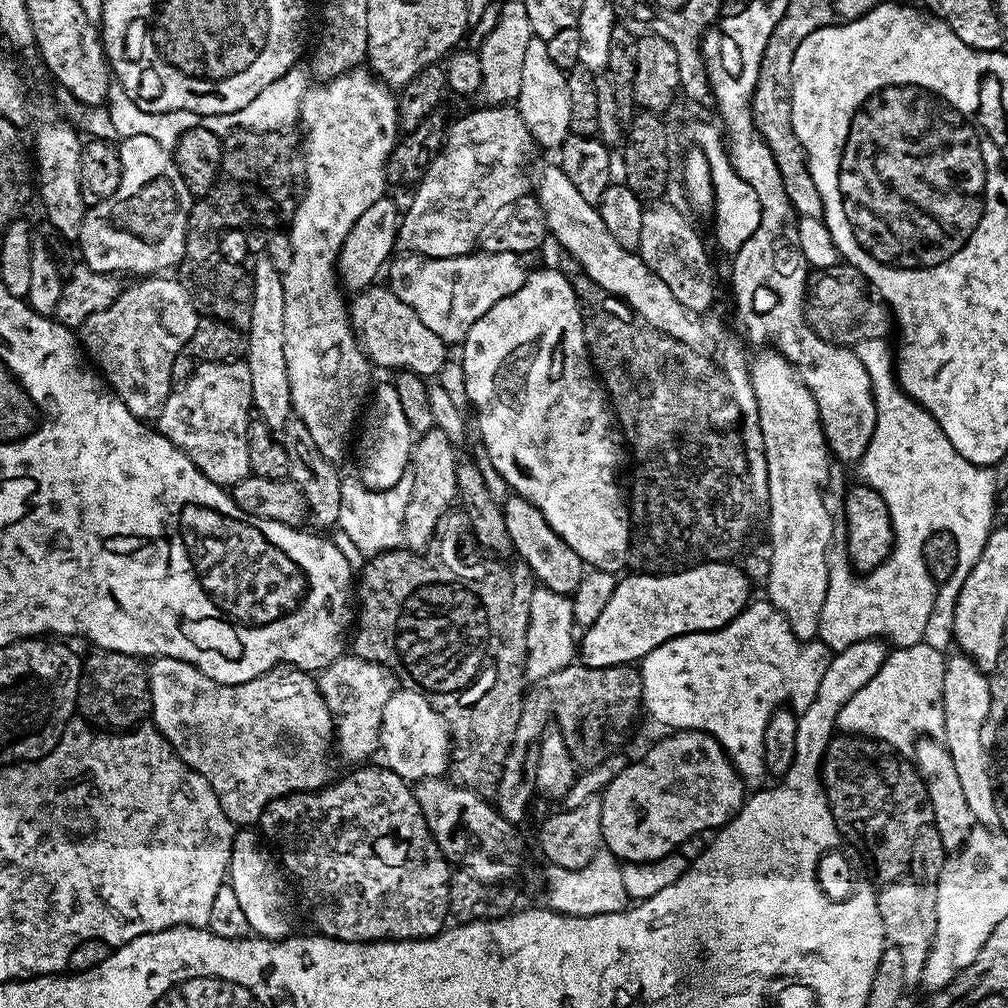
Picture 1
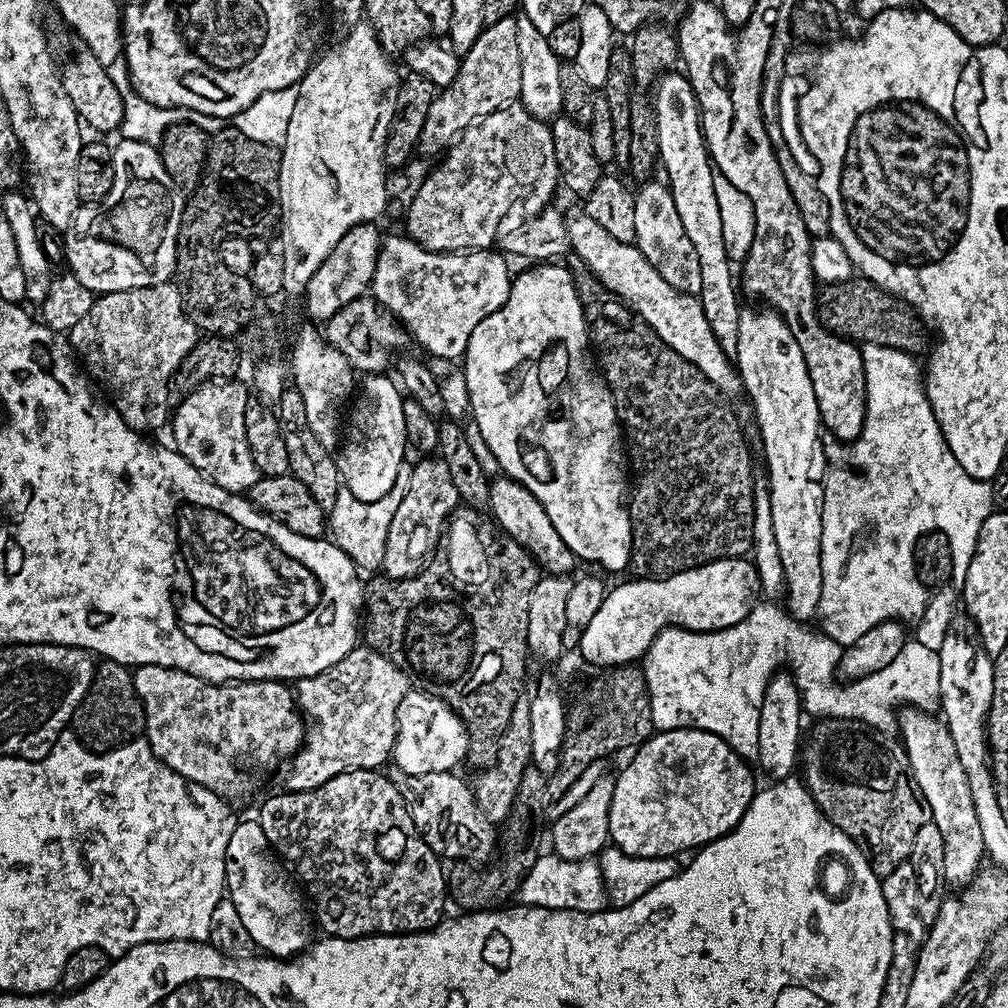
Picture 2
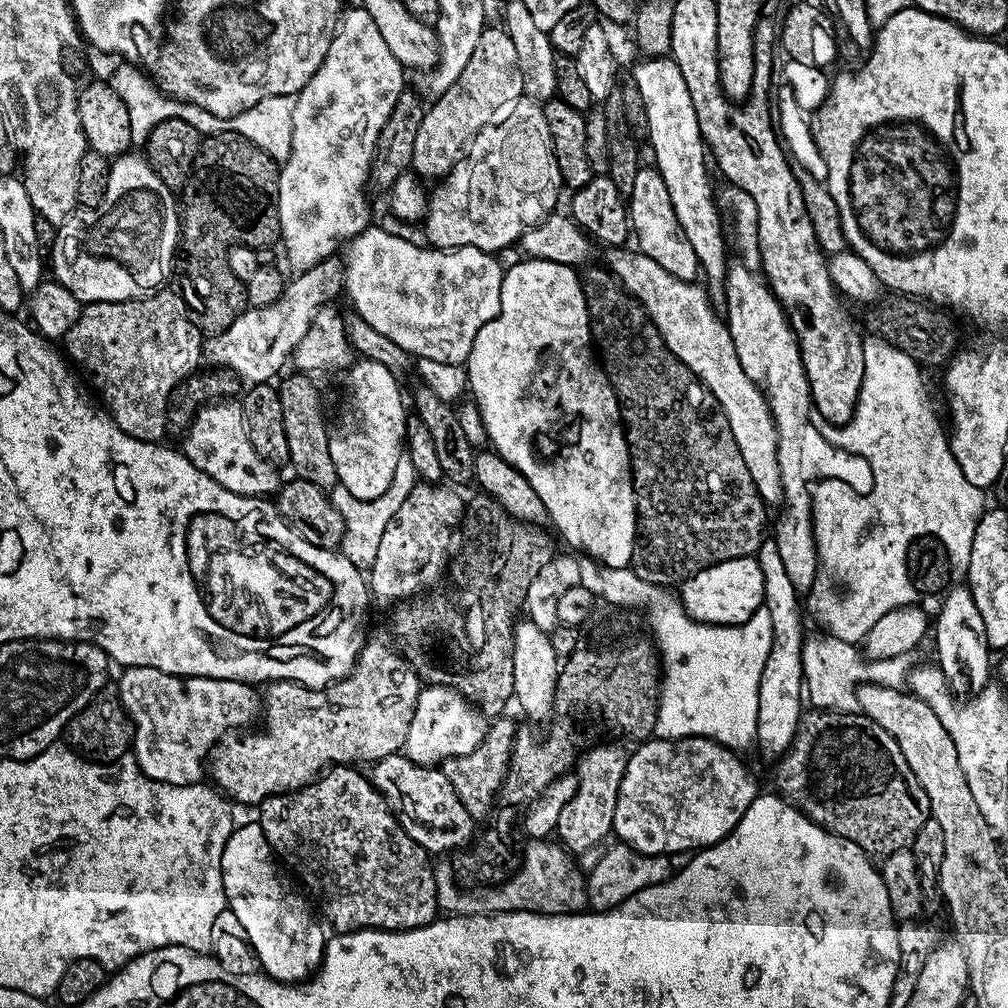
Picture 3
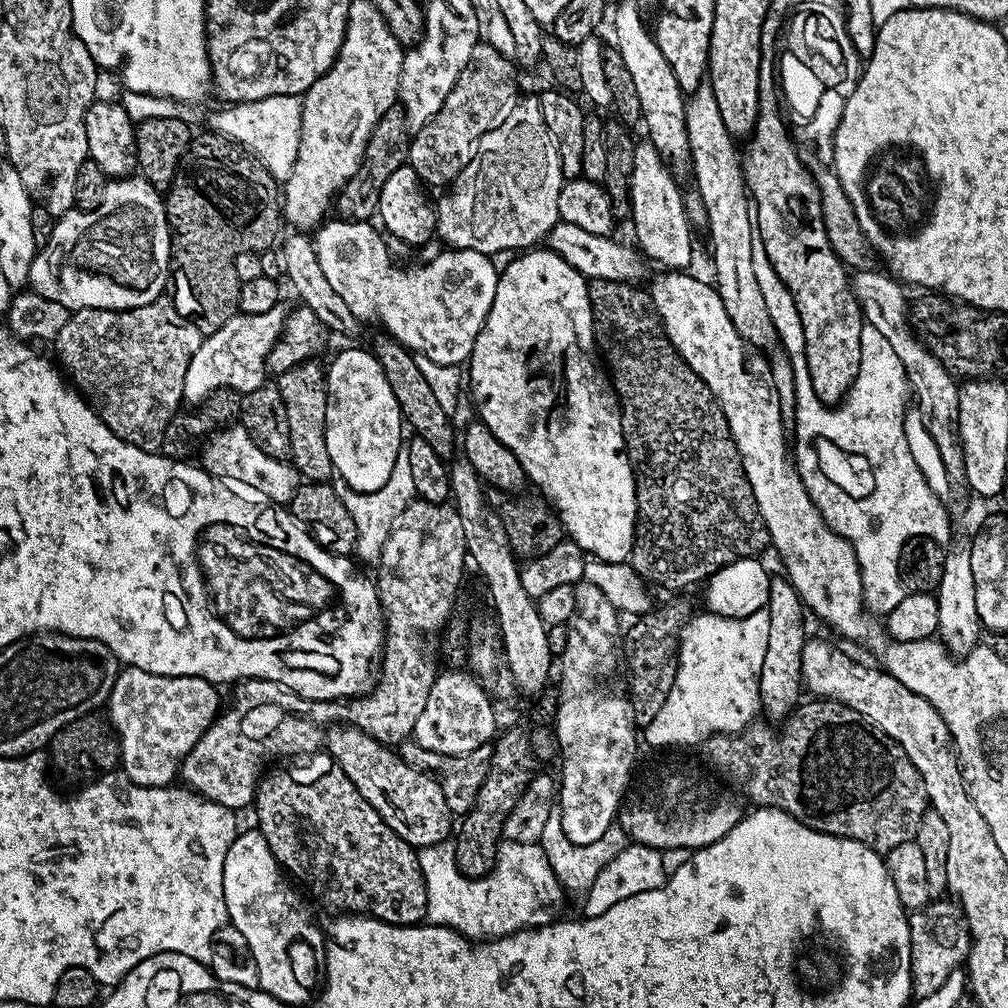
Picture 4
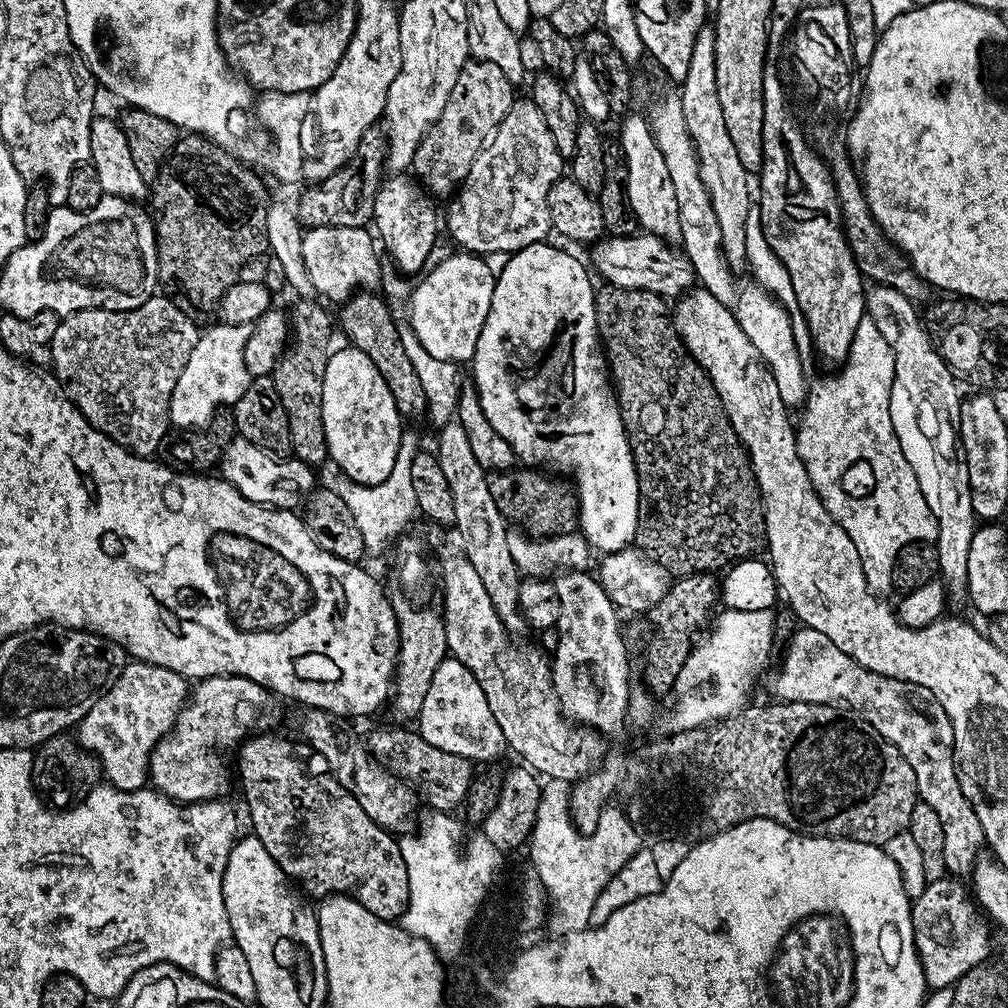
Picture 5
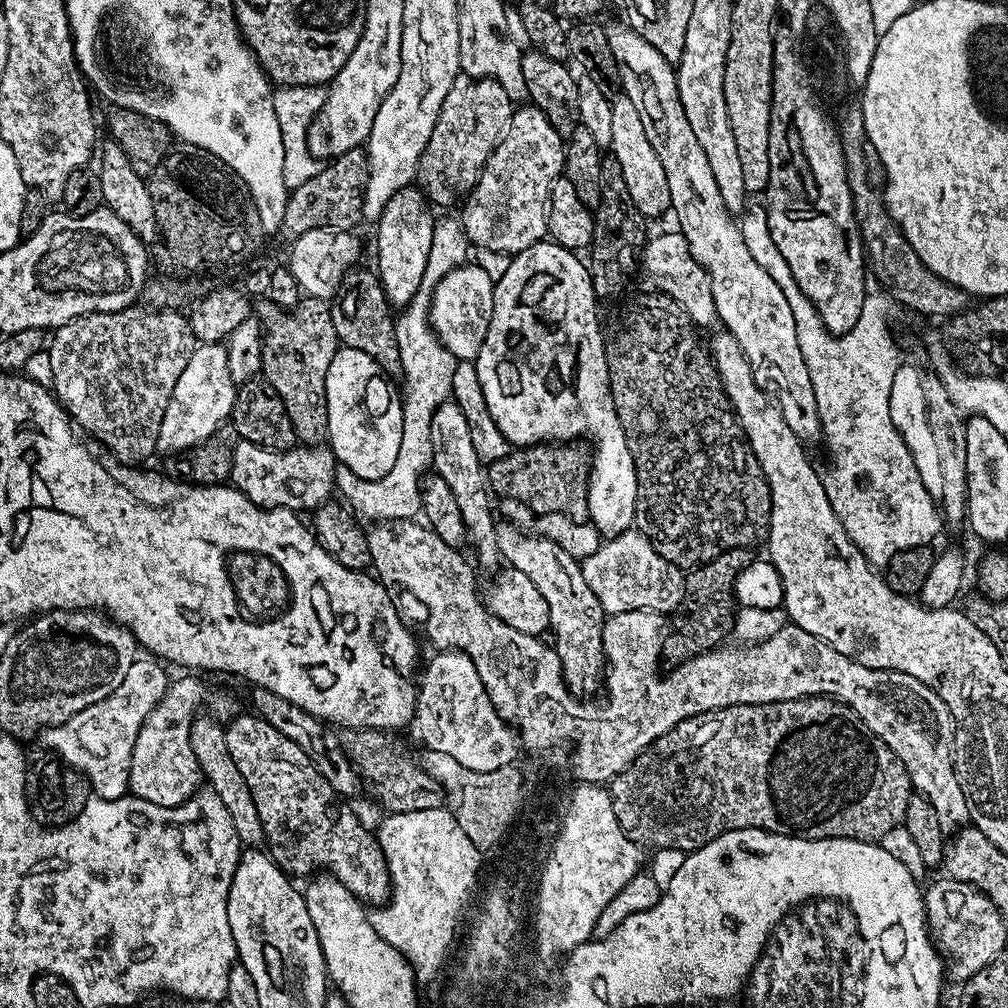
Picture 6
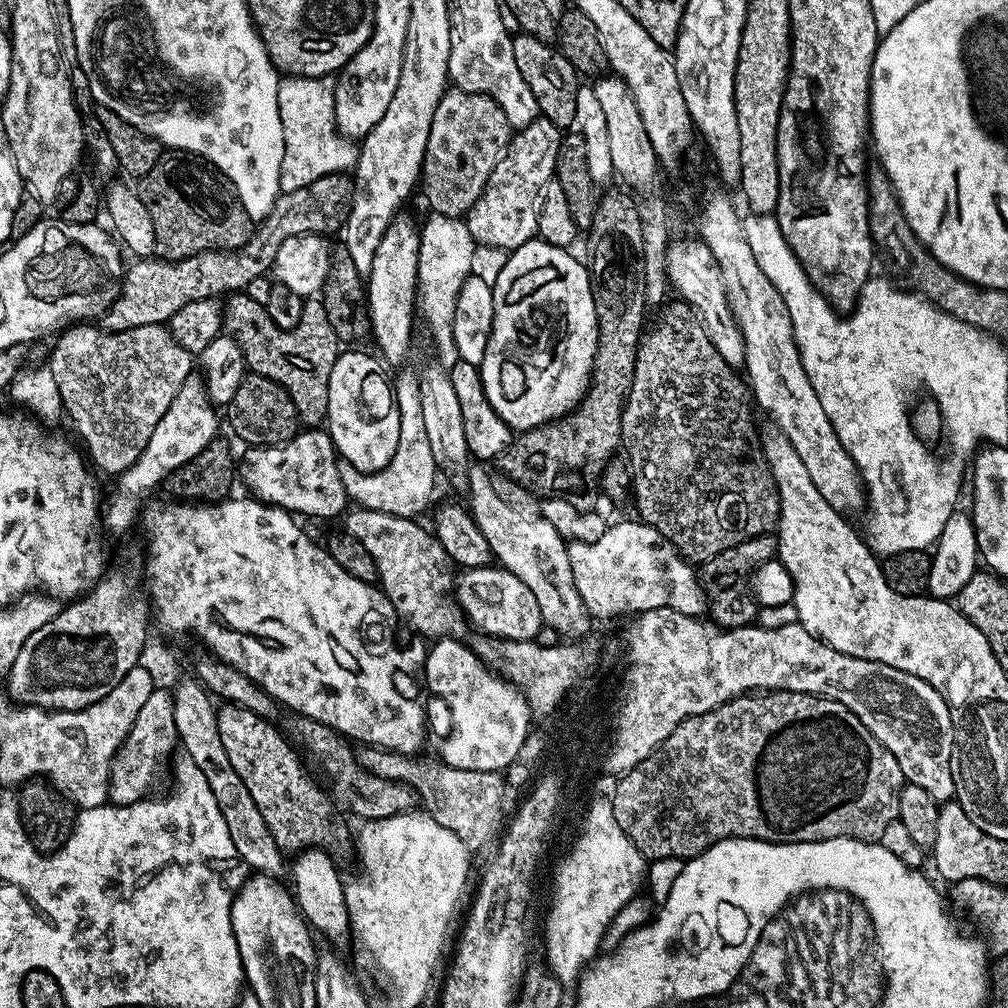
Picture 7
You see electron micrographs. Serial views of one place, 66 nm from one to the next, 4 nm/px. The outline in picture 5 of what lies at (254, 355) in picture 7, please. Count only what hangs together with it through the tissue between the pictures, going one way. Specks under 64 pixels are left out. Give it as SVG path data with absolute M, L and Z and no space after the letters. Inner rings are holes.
M312 298L295 301L296 309L290 315L290 343L271 372L274 386L278 386L278 398L286 406L286 418L290 418L291 455L304 464L319 466L328 464L326 430L322 426L322 382L326 374L326 362L330 355L328 339L334 332L334 320L328 317L323 303L315 304Z

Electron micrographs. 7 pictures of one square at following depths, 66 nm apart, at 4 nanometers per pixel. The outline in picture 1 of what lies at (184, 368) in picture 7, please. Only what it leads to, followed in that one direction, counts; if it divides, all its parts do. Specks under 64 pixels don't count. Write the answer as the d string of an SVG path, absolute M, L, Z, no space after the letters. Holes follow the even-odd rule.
M152 274L147 278L137 279L140 281L129 288L127 285L118 299L106 306L106 310L90 314L82 326L82 348L87 359L89 356L90 359L96 360L95 367L106 381L107 387L128 407L130 414L142 421L147 421L148 416L155 417L166 402L168 393L174 387L172 367L175 366L180 352L182 356L187 349L188 340L194 334L198 319L198 309L193 304L190 294L186 294L179 279L167 280L166 277L164 274Z

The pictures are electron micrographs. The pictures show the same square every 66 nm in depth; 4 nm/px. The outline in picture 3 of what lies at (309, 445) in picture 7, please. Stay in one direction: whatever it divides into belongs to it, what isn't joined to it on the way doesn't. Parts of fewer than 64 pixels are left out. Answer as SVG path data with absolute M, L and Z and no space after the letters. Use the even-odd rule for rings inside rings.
M209 402L197 411L193 421L183 433L184 445L182 451L191 464L202 474L206 474L214 482L218 482L226 490L230 490L239 496L255 496L257 498L268 498L280 491L282 477L279 476L277 465L266 462L250 446L248 431L244 425L243 403L228 404L232 402Z

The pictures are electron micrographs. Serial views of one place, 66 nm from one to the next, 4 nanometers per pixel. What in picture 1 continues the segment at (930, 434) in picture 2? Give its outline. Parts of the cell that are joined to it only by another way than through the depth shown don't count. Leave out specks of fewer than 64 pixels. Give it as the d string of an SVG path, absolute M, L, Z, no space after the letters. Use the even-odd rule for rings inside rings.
M867 340L861 344L855 345L855 352L862 362L862 366L866 366L866 374L870 374L870 382L872 383L872 397L876 400L876 411L878 413L878 446L867 448L863 456L858 461L860 467L860 476L867 487L875 490L880 497L886 502L888 513L892 519L892 553L888 555L888 559L884 563L879 564L873 572L857 574L848 558L848 553L843 547L833 546L828 549L828 589L826 590L826 603L822 605L822 618L820 619L820 635L819 640L826 645L833 653L846 650L848 646L854 646L856 642L863 640L875 640L877 638L887 642L896 648L905 648L906 646L914 646L921 643L926 634L926 622L929 621L930 612L934 607L935 596L938 584L928 573L926 562L923 560L923 546L928 538L936 531L949 531L950 534L957 539L957 546L960 550L972 552L972 556L979 558L982 550L986 546L988 536L991 534L994 521L994 509L996 506L996 494L998 491L998 481L994 475L993 469L988 466L971 464L966 458L962 458L962 454L958 454L958 450L954 450L954 446L950 446L950 438L946 438L946 434L942 434L942 426L938 426L938 422L934 422L934 418L920 404L915 404L913 400L902 391L896 378L896 369L894 367L894 352L890 347L888 340Z

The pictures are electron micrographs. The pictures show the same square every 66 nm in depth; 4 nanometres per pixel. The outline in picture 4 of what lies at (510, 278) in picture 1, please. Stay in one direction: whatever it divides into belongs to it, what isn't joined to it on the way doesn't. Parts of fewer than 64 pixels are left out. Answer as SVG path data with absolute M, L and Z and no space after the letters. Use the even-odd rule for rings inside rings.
M329 219L314 232L318 266L326 282L330 282L330 290L334 290L334 294L338 294L338 298L342 298L346 306L350 306L359 321L367 321L367 316L372 320L381 320L384 323L383 331L413 353L445 366L463 365L471 357L474 342L490 314L490 306L494 302L494 294L500 281L491 264L491 255L478 250L452 248L441 250L433 261L417 263L417 268L399 268L384 245L385 237L379 231L376 233L371 228L371 223L335 219Z

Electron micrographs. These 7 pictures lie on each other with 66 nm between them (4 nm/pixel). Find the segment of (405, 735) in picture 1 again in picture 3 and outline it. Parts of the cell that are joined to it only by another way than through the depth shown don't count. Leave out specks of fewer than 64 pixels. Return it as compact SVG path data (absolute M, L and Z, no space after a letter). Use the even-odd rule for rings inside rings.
M429 684L421 687L418 694L402 752L416 764L436 766L451 756L470 754L484 740L485 731L485 717L461 692L446 685Z

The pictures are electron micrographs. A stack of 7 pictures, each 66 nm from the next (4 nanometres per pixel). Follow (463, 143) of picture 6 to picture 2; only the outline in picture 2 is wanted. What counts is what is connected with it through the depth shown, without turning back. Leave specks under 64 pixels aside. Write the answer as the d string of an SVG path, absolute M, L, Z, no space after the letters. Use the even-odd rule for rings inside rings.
M505 16L494 26L485 27L470 46L468 52L463 53L460 61L460 72L456 81L448 88L443 89L434 98L430 106L430 114L426 118L426 126L422 126L420 143L418 145L419 155L436 156L447 153L448 149L459 140L461 134L467 130L471 124L477 124L482 118L494 114L500 108L507 108L510 104L515 104L520 99L522 90L522 58L518 58L518 26L516 16Z

